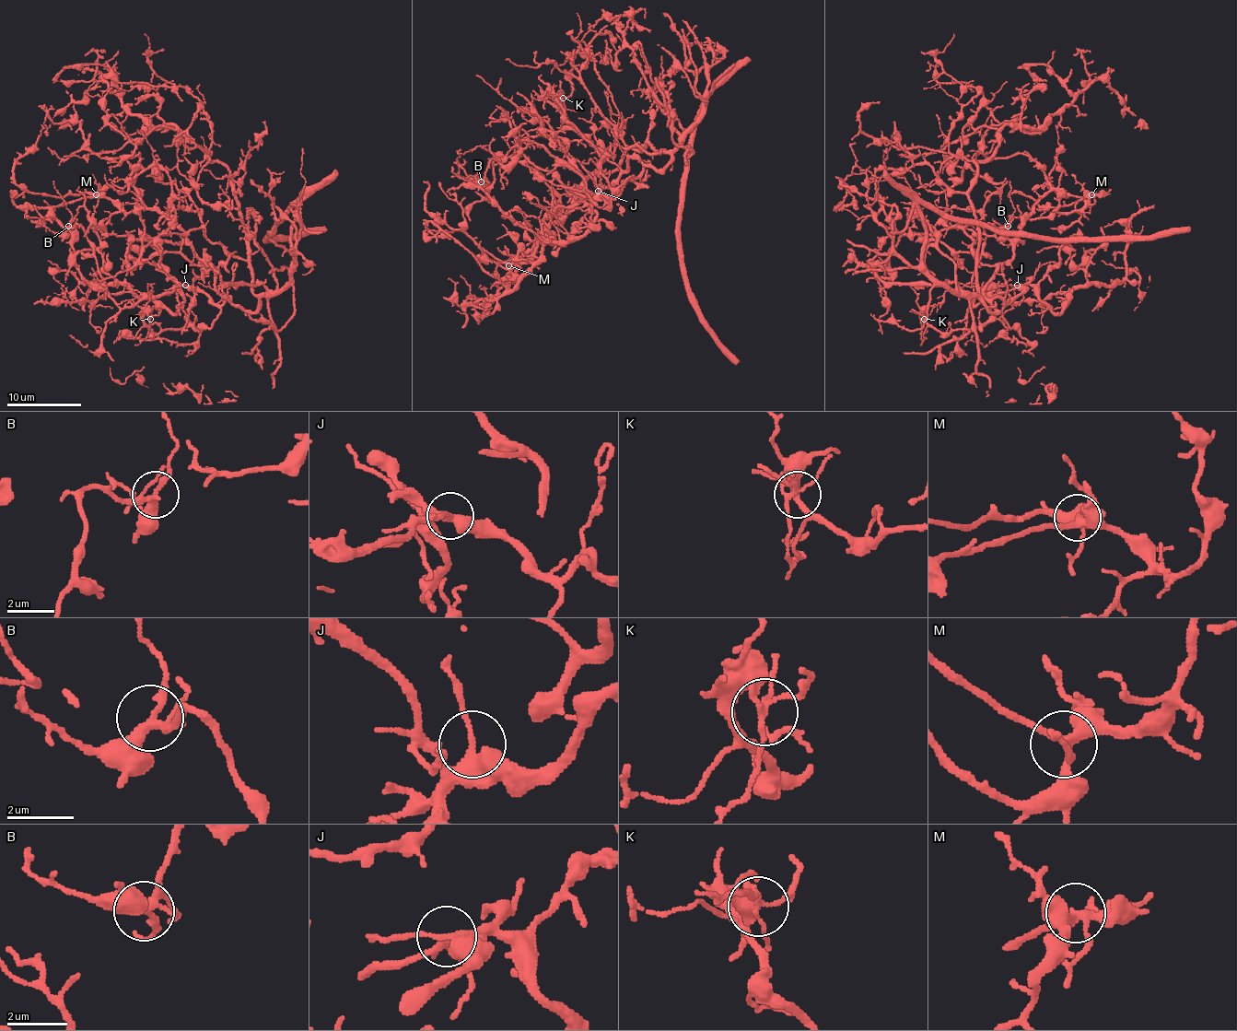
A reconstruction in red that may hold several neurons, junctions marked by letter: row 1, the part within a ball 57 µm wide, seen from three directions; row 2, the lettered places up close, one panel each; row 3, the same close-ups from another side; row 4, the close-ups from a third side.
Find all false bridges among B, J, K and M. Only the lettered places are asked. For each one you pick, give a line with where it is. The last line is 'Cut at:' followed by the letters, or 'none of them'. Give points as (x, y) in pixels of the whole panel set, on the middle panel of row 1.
Cut at: none of them

